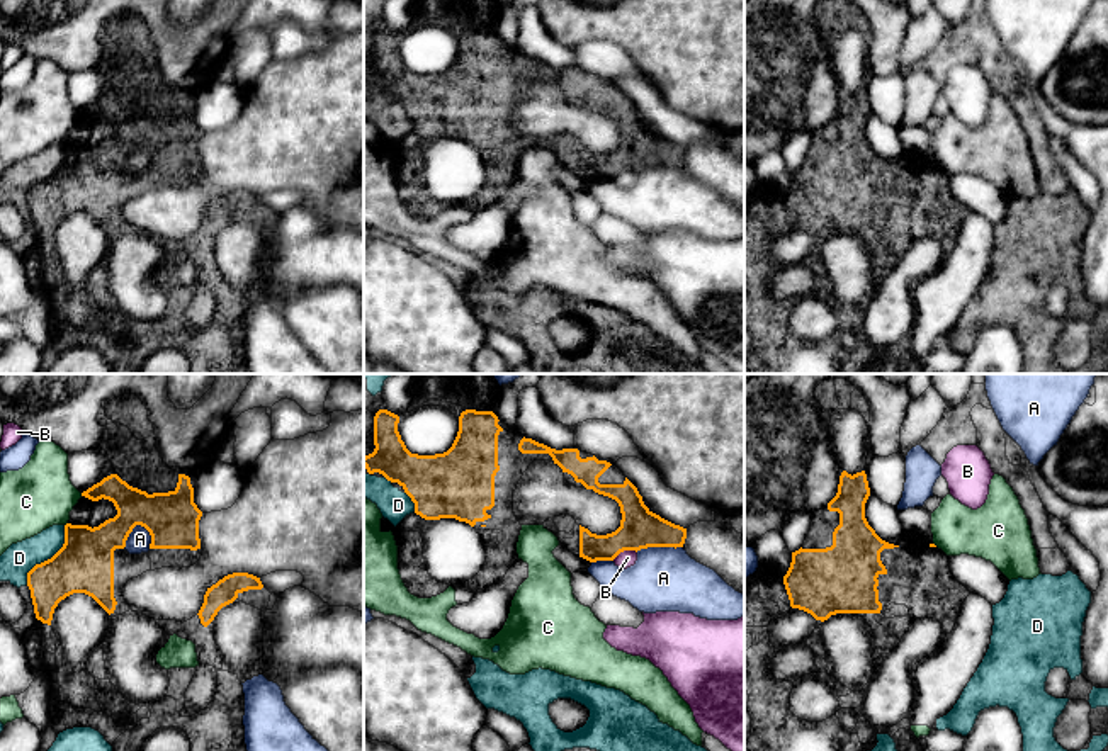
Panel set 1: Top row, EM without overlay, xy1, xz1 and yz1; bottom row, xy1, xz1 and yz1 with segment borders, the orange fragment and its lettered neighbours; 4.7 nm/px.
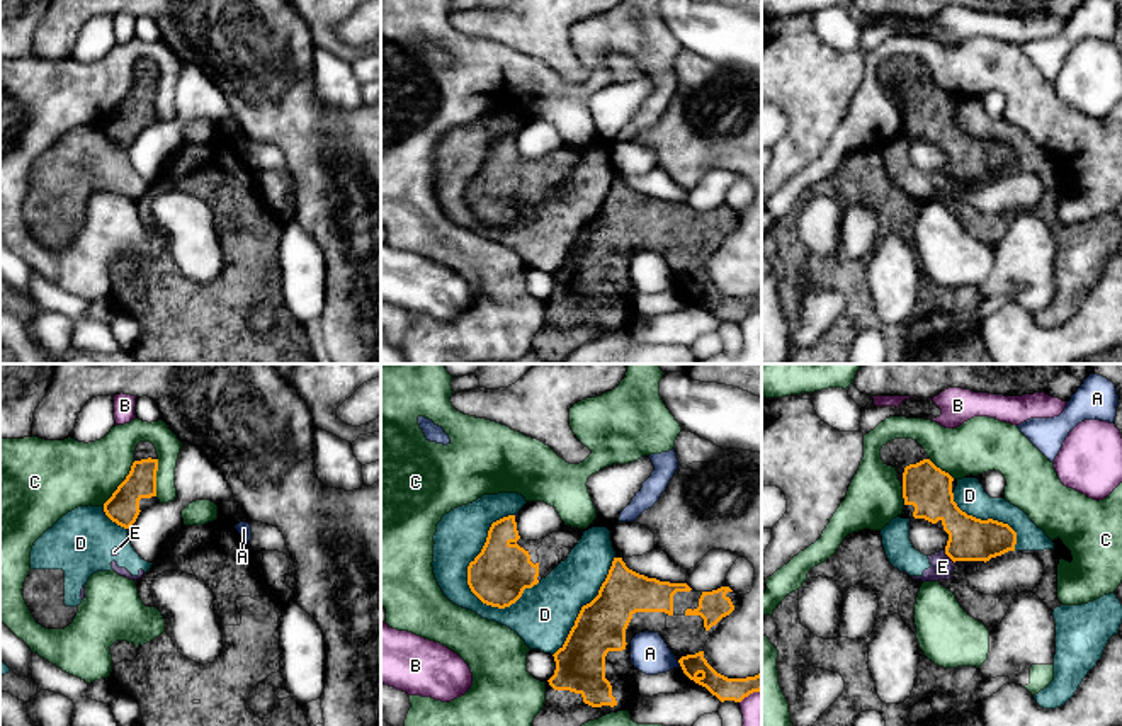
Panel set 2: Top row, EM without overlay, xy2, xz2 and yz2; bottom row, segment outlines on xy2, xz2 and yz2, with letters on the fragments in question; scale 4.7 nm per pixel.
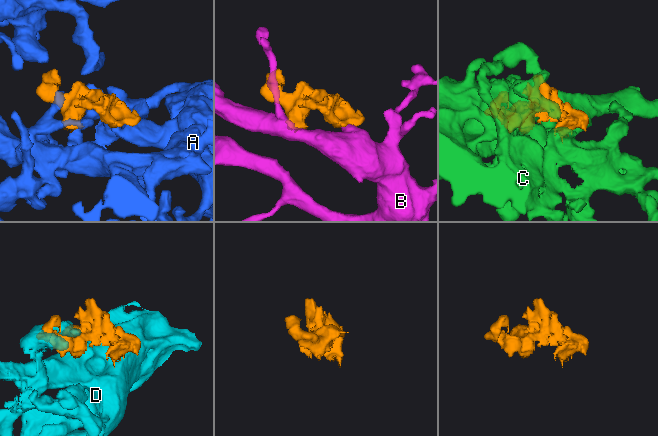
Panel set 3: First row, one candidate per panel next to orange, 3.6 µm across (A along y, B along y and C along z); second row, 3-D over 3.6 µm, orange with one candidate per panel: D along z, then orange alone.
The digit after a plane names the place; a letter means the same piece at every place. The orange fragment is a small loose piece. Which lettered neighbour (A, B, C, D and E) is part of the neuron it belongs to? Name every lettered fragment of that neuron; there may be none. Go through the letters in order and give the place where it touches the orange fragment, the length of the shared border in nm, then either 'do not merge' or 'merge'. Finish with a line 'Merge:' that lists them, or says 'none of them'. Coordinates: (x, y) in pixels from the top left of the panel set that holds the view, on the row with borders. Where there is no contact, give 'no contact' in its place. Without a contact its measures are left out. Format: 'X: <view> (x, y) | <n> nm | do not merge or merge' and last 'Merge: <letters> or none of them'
A: xy1 (133, 527) | 160 nm | do not merge
B: xz1 (624, 549) | 130 nm | do not merge
C: xy2 (121, 483) | 260 nm | do not merge
D: xz2 (475, 560) | 460 nm | do not merge
E: yz2 (949, 556) | 80 nm | do not merge
Merge: none of them

